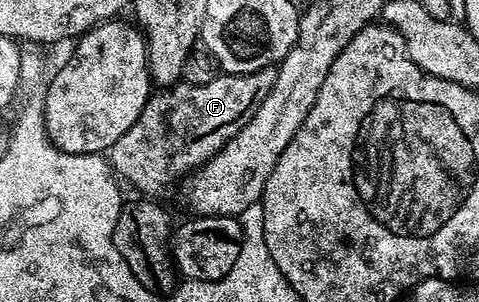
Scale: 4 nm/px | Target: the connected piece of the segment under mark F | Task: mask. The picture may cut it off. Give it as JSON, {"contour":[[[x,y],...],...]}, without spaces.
{"contour":[[[274,66],[248,75],[219,73],[205,85],[175,85],[152,94],[141,117],[110,147],[112,172],[135,187],[163,187],[174,179],[182,180],[249,125],[253,113],[261,109],[261,101],[269,97],[275,73]]]}

